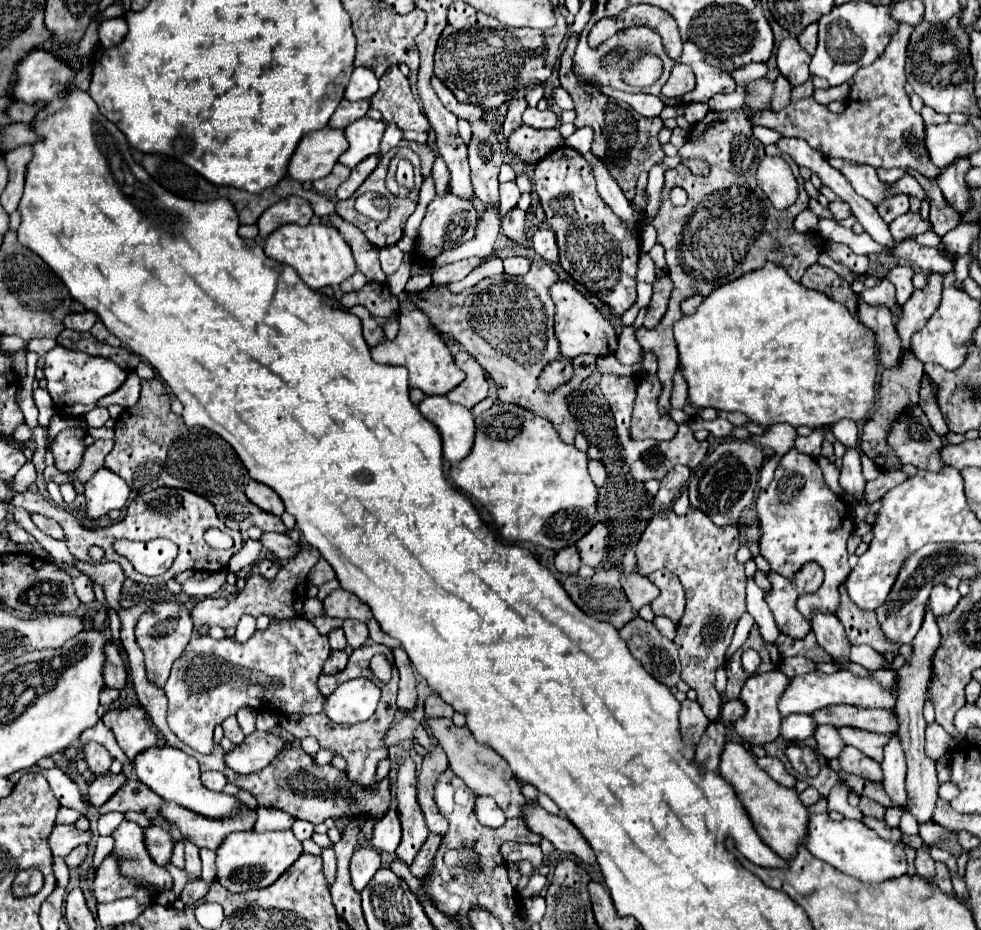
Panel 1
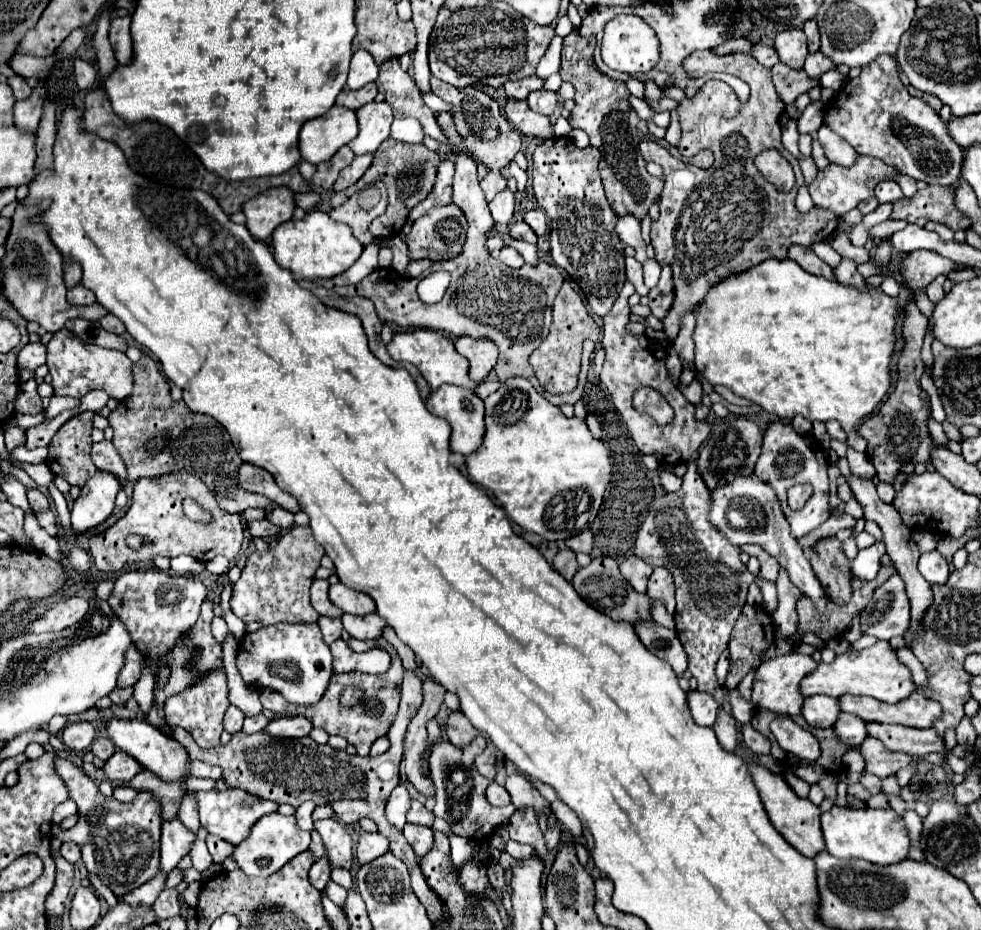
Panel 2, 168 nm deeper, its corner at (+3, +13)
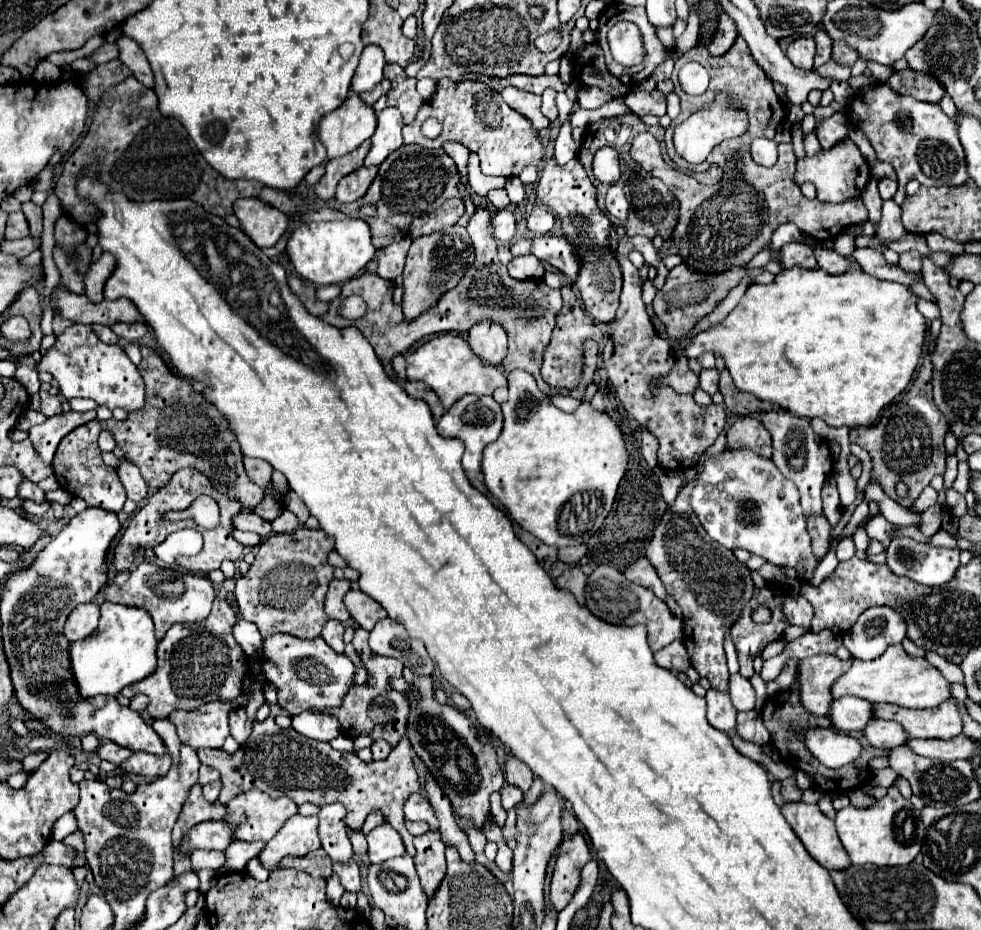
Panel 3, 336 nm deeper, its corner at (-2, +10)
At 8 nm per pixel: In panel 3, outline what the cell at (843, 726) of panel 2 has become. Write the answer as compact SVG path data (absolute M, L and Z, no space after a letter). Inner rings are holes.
M873 720L869 724L869 728L865 728L865 738L881 750L891 750L897 746L903 746L911 740L911 736L905 732L905 728L897 722L889 722L889 720Z

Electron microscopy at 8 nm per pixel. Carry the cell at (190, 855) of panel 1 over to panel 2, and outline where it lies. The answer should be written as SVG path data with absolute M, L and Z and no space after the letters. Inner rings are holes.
M184 795L184 799L182 799L182 805L180 805L180 809L178 809L178 813L176 813L176 817L184 823L184 827L188 829L188 831L192 831L192 833L198 833L198 829L200 829L200 821L198 821L198 811L196 811L196 803L192 803L192 795Z

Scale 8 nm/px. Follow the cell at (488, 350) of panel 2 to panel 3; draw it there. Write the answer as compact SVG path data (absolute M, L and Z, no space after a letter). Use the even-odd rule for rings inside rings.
M481 320L469 330L471 350L485 362L499 366L507 354L507 334L499 322Z

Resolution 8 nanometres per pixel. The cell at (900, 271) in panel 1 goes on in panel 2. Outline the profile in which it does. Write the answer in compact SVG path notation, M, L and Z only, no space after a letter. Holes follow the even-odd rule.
M912 251L900 261L902 283L910 291L926 289L938 275L948 275L956 269L956 263L936 255L934 251Z

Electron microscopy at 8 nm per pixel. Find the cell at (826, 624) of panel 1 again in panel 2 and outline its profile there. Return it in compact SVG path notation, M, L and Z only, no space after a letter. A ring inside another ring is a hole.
M750 475L748 479L736 479L736 483L730 483L728 487L722 487L720 491L714 491L710 495L712 499L712 509L710 509L710 523L728 535L728 539L736 545L746 545L746 543L758 543L764 551L768 551L772 557L780 561L780 565L788 571L790 581L812 599L814 607L824 613L826 611L826 593L820 587L810 561L806 559L804 551L798 547L796 539L788 531L788 521L784 519L784 513L780 511L780 503L776 503L776 495L772 487L756 479L756 475Z

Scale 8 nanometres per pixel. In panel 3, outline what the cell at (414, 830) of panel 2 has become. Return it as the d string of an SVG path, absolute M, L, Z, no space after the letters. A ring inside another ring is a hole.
M427 832L415 838L415 850L417 850L417 854L413 856L415 868L421 878L421 886L427 894L427 900L431 900L447 870L445 844L441 842L439 832Z

